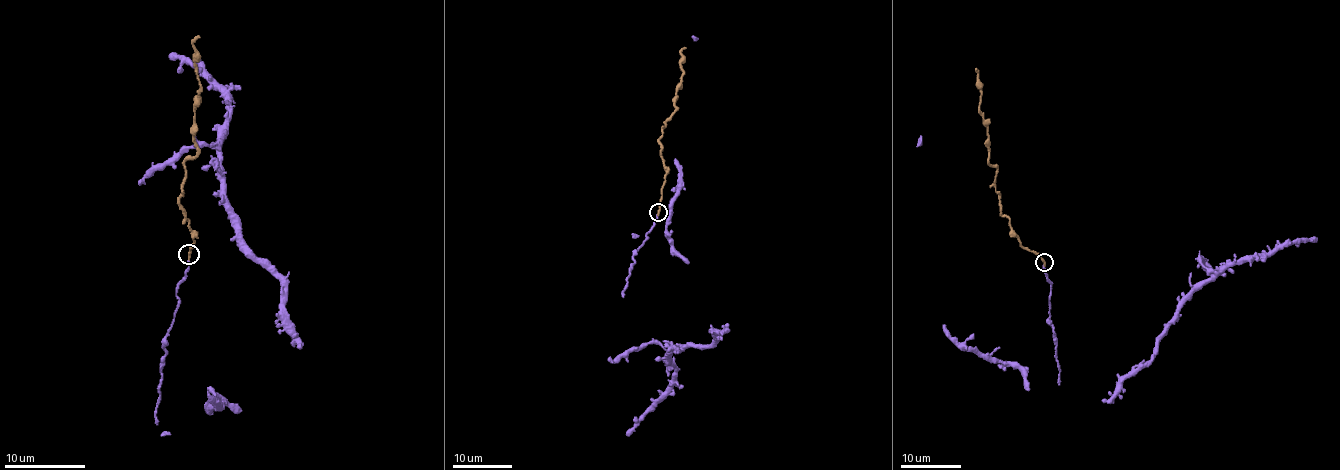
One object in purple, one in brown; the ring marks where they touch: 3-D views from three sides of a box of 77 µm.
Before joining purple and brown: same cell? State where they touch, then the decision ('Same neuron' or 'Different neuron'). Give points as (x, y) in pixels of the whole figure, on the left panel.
Place: (189, 254). Same neuron

